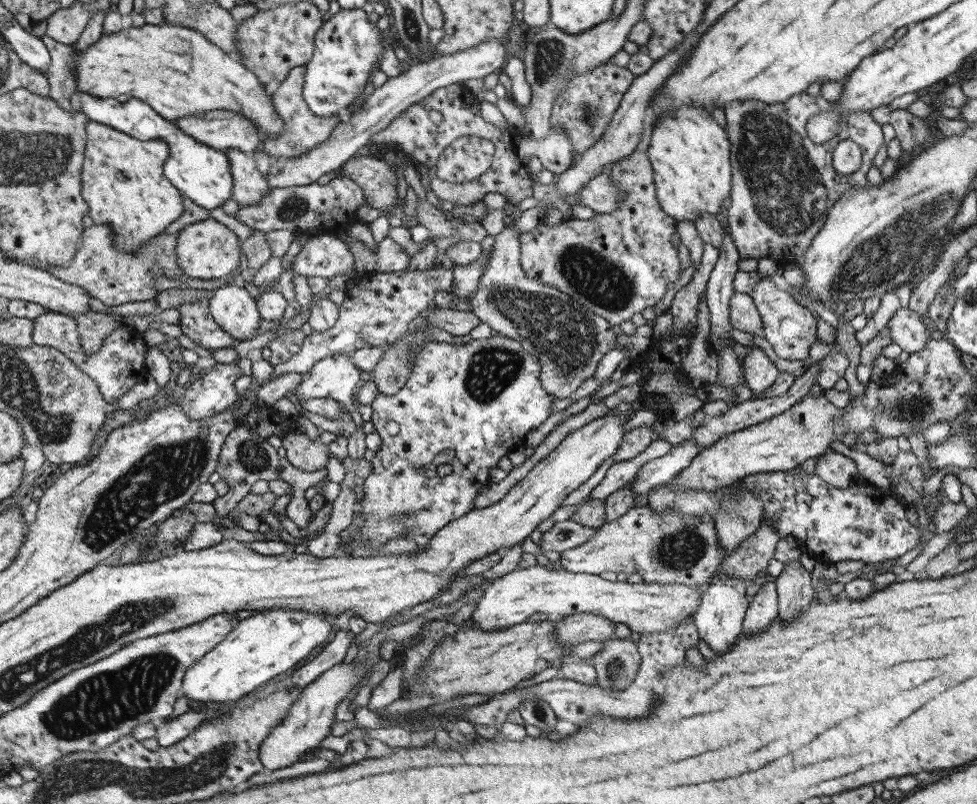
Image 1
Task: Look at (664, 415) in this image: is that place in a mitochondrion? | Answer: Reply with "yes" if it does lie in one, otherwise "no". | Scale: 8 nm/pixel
no

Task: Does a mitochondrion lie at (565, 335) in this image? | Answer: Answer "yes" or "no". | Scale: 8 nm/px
yes

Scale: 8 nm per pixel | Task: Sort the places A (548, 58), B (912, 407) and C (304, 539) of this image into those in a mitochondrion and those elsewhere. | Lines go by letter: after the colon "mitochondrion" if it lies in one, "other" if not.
A: mitochondrion
B: mitochondrion
C: other

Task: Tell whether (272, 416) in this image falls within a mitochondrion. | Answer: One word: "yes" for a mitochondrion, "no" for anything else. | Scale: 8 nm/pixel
no

